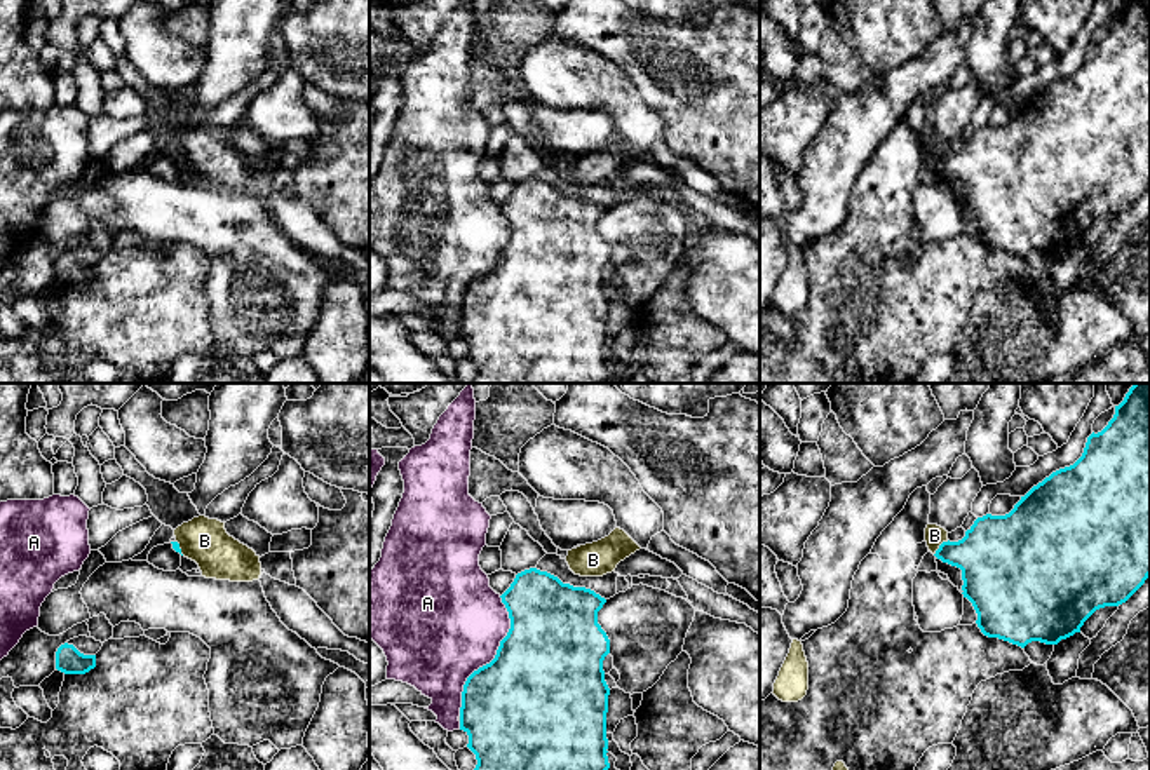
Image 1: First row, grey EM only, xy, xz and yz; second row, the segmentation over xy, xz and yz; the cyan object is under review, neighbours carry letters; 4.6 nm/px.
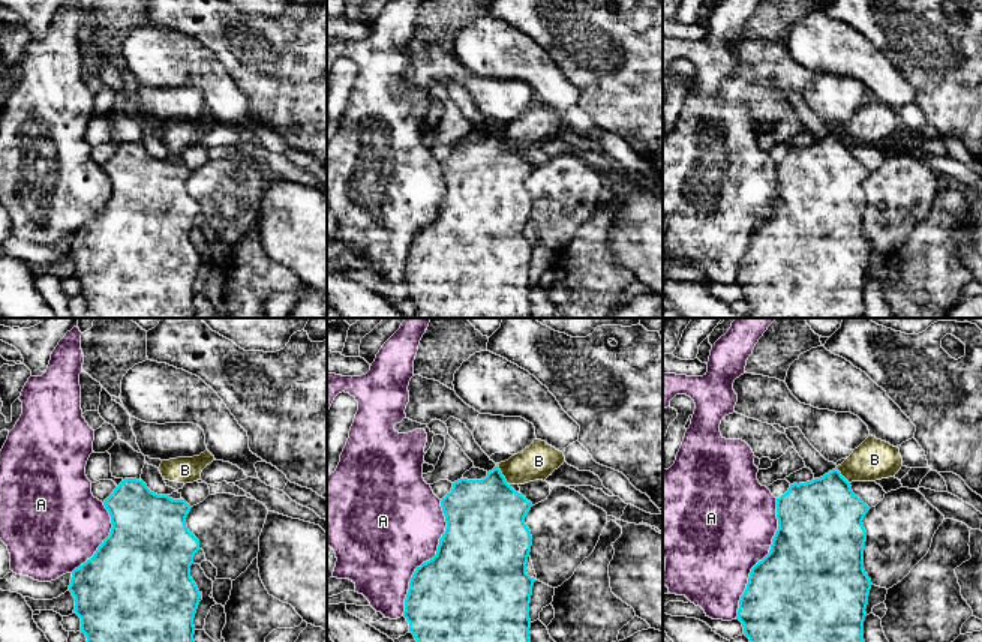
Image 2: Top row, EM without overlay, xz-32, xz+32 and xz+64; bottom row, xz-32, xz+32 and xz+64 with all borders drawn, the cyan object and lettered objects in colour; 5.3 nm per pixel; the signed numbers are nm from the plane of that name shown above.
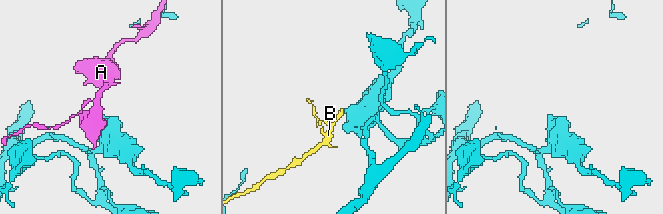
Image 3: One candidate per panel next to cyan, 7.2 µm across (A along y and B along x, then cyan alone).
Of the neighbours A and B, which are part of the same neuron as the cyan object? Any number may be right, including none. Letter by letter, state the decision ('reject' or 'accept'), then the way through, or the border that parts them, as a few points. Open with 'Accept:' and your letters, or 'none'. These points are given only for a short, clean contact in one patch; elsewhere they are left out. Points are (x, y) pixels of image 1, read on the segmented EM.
Accept: none
A: reject
B: reject; border along yz (948, 540), (934, 554)

